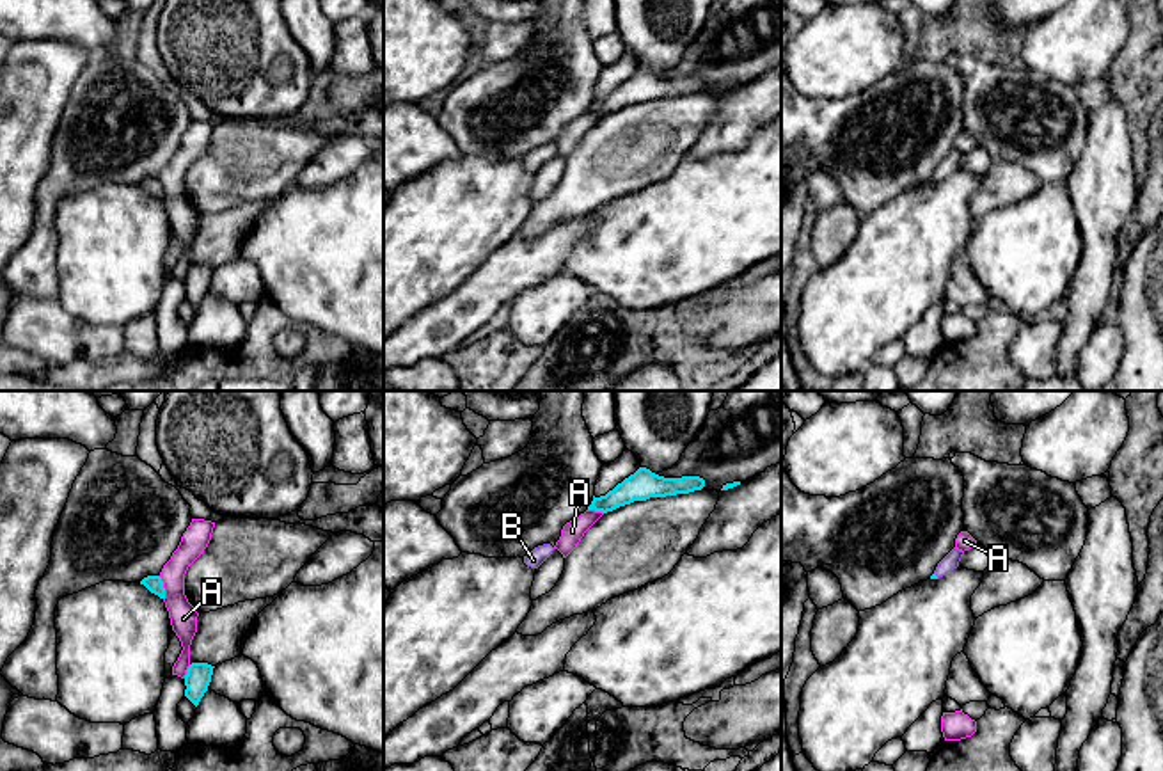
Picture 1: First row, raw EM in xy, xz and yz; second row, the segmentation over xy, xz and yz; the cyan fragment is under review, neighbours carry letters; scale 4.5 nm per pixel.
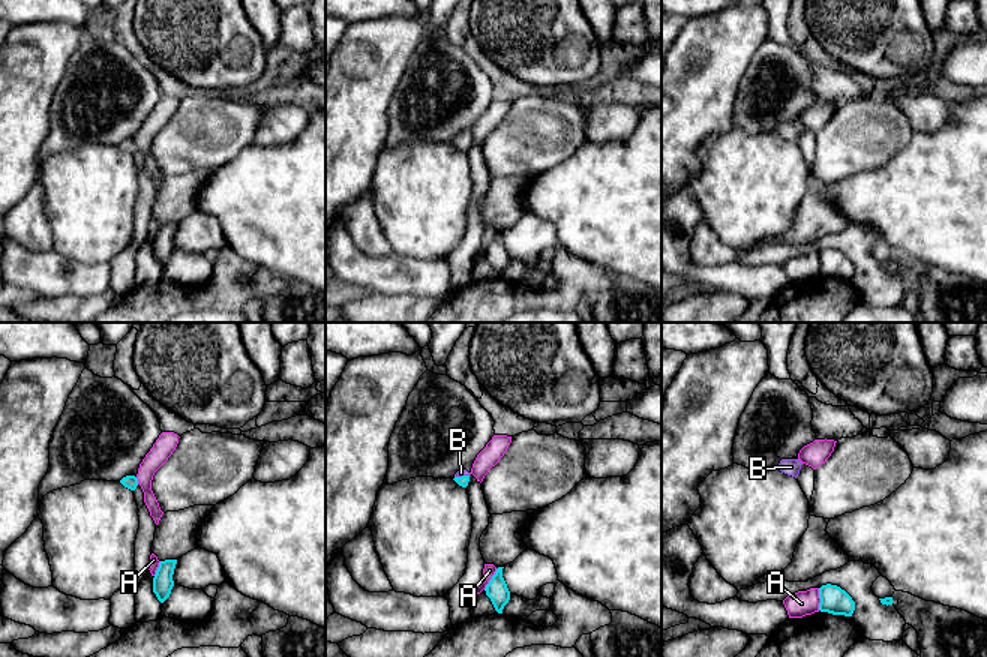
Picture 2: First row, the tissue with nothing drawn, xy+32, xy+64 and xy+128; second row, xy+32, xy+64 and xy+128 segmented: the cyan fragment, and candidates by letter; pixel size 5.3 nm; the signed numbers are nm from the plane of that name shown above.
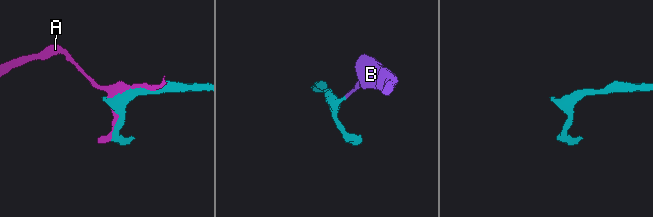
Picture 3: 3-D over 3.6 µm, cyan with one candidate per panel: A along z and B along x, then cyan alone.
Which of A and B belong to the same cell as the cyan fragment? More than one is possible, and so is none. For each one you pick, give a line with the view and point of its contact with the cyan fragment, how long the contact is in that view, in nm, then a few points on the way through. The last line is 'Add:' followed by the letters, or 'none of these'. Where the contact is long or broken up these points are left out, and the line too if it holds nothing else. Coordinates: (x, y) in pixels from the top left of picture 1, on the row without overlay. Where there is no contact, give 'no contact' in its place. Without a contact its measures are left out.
B: contact yz (936, 178); length 40 nm; way yz (933, 178), (936, 178), (950, 164)
Add: B

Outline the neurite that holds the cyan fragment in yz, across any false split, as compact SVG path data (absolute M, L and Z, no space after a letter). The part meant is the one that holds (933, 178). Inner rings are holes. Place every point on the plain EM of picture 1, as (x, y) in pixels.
M952 151L936 169L934 176L930 178L930 181L939 181L943 178L946 178L948 174L952 174L953 171L959 169L959 163L962 160L962 153L959 151Z

